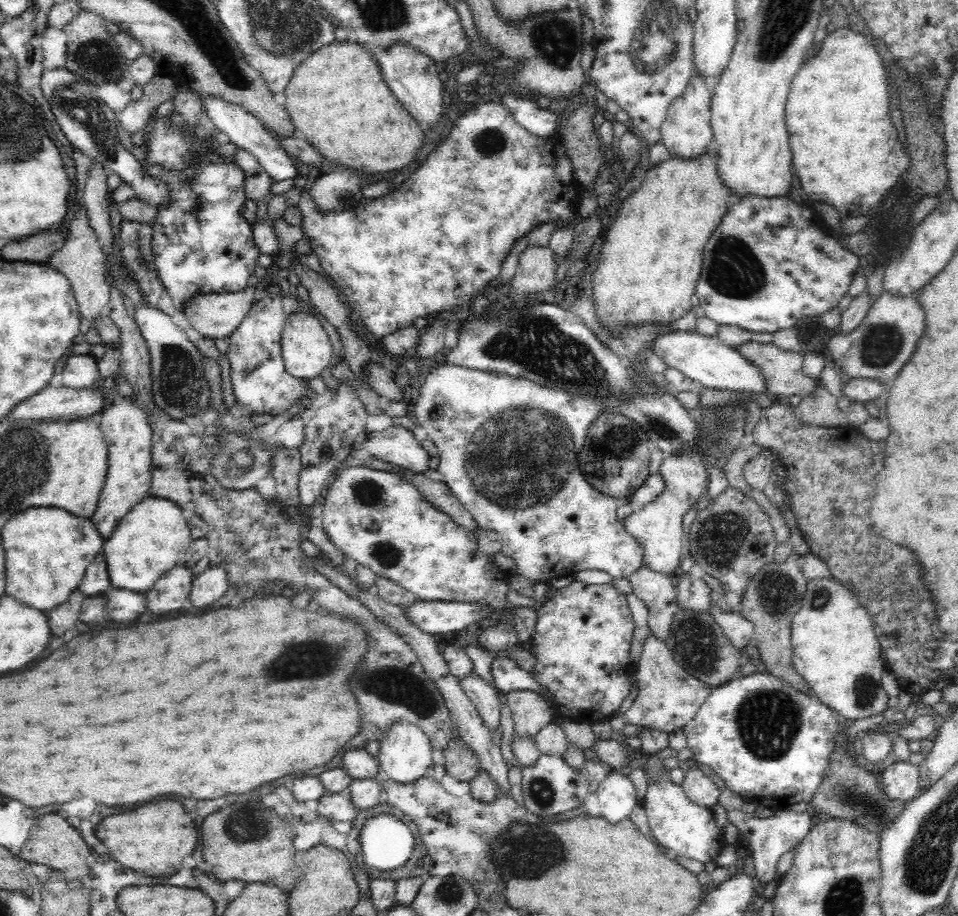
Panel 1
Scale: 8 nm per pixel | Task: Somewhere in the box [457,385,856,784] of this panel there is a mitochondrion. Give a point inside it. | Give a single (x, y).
(520, 457)

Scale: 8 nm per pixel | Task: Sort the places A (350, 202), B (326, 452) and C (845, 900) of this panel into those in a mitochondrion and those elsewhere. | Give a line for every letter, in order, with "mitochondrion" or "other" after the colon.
A: other
B: other
C: mitochondrion

